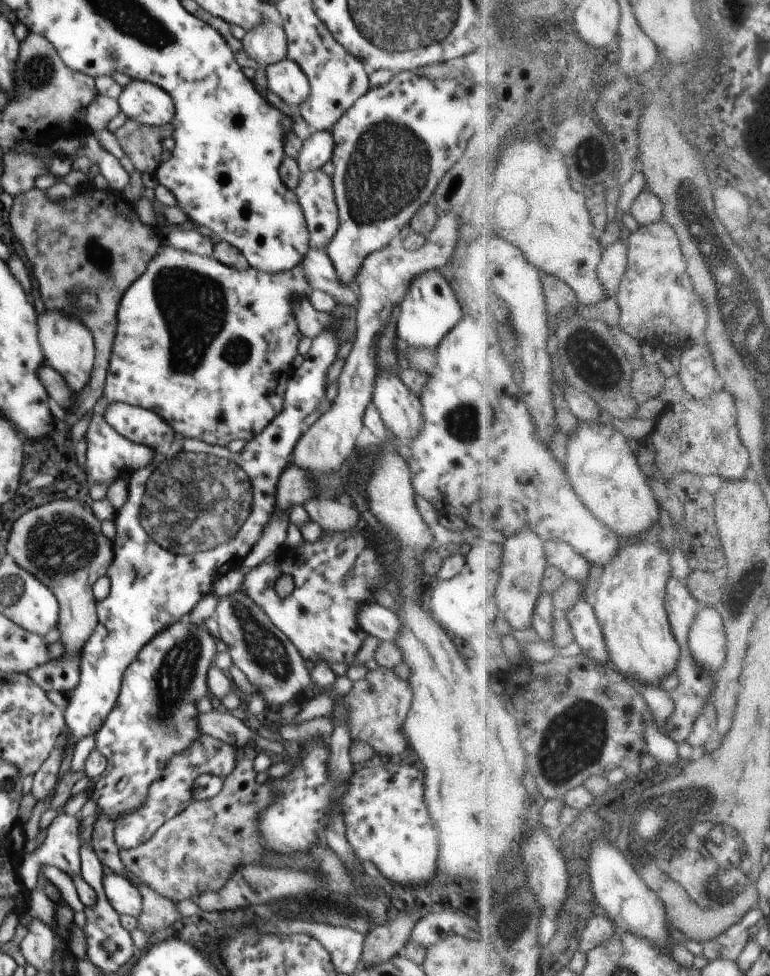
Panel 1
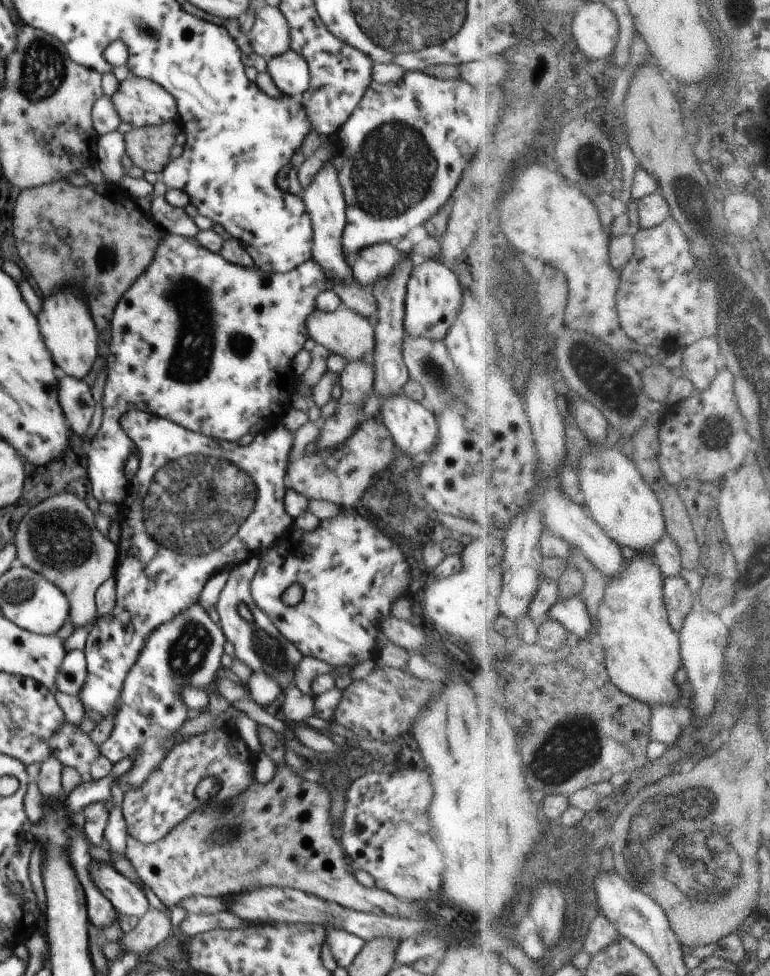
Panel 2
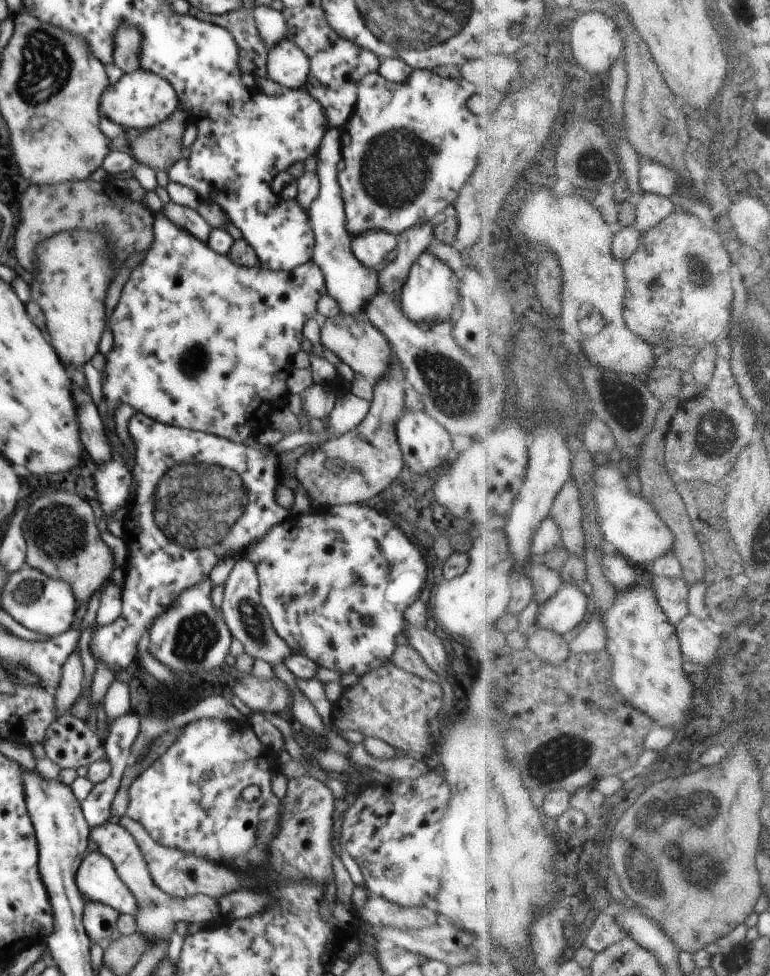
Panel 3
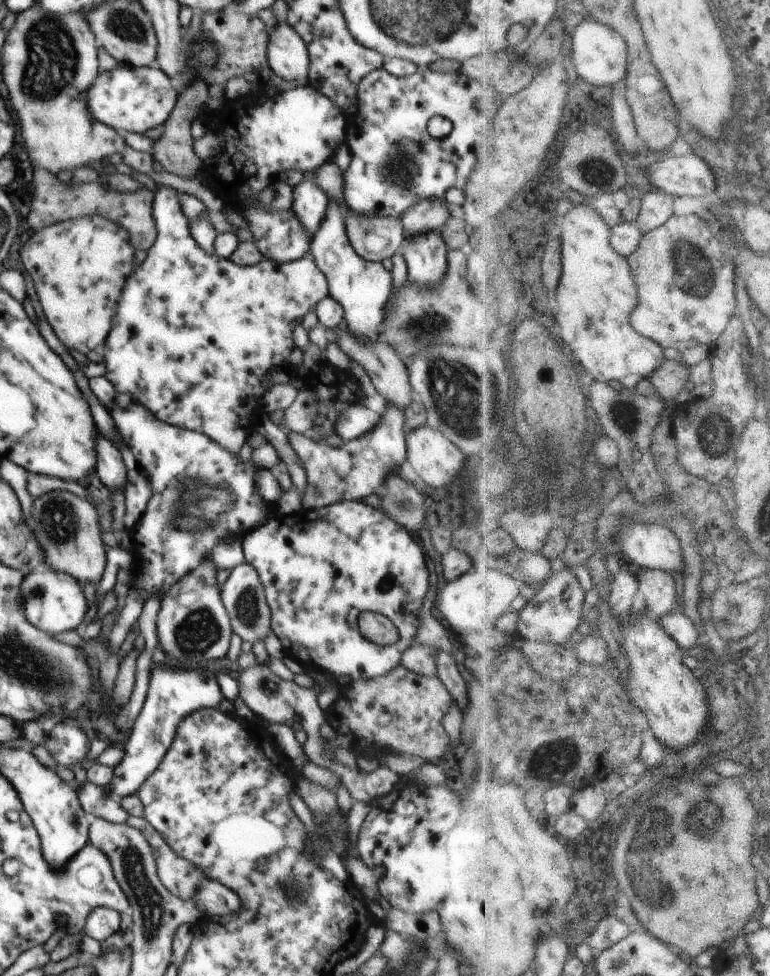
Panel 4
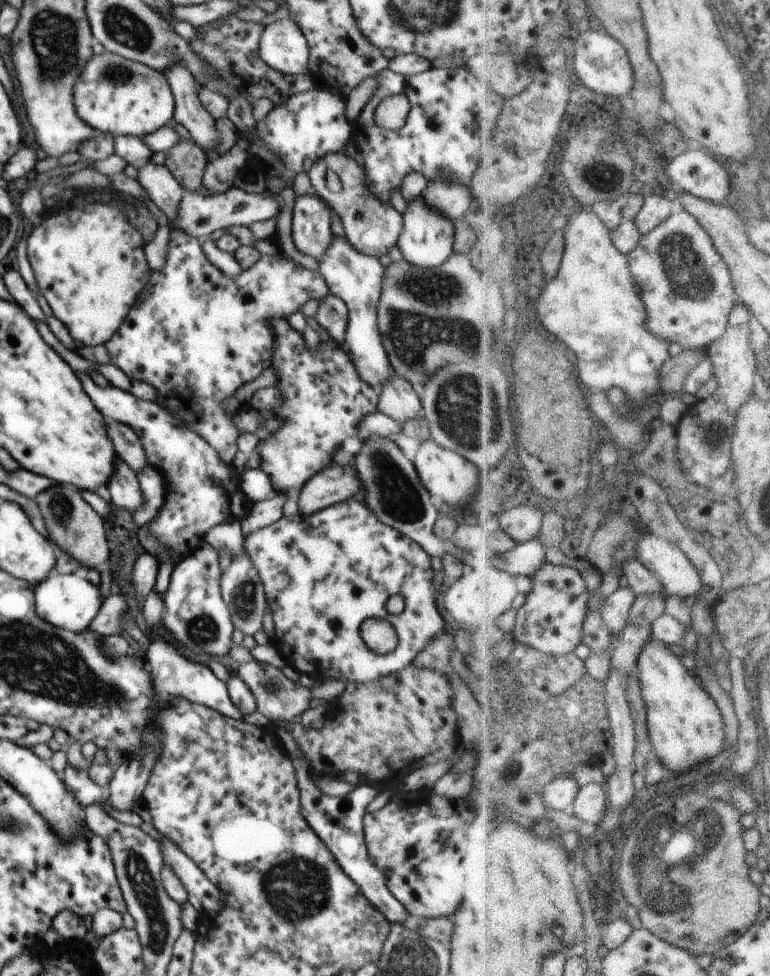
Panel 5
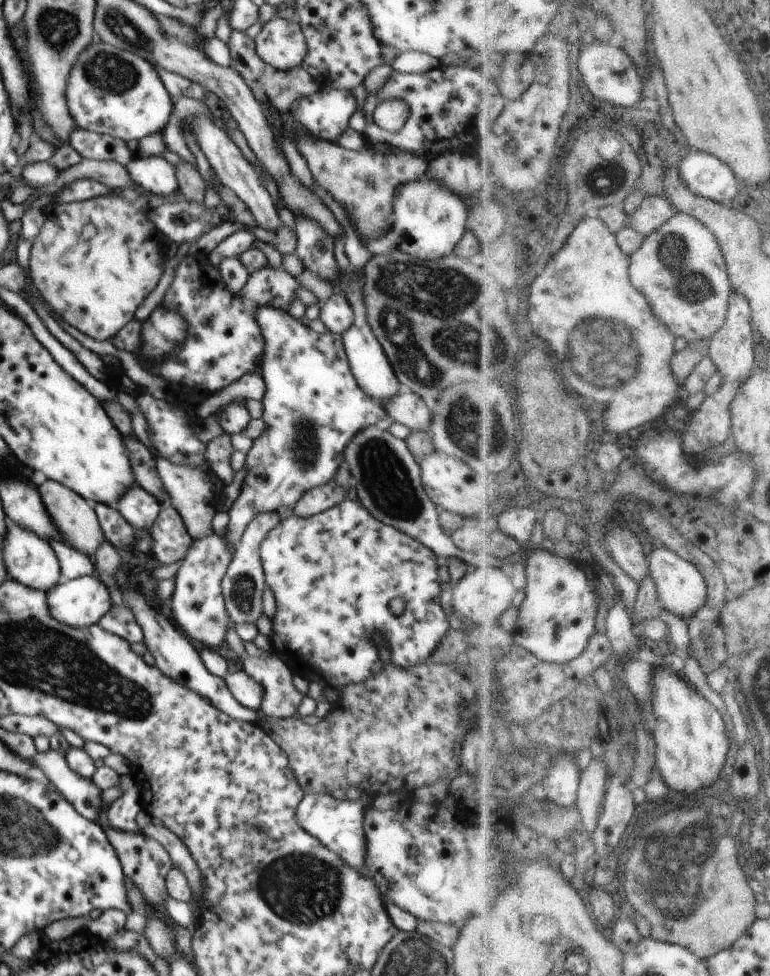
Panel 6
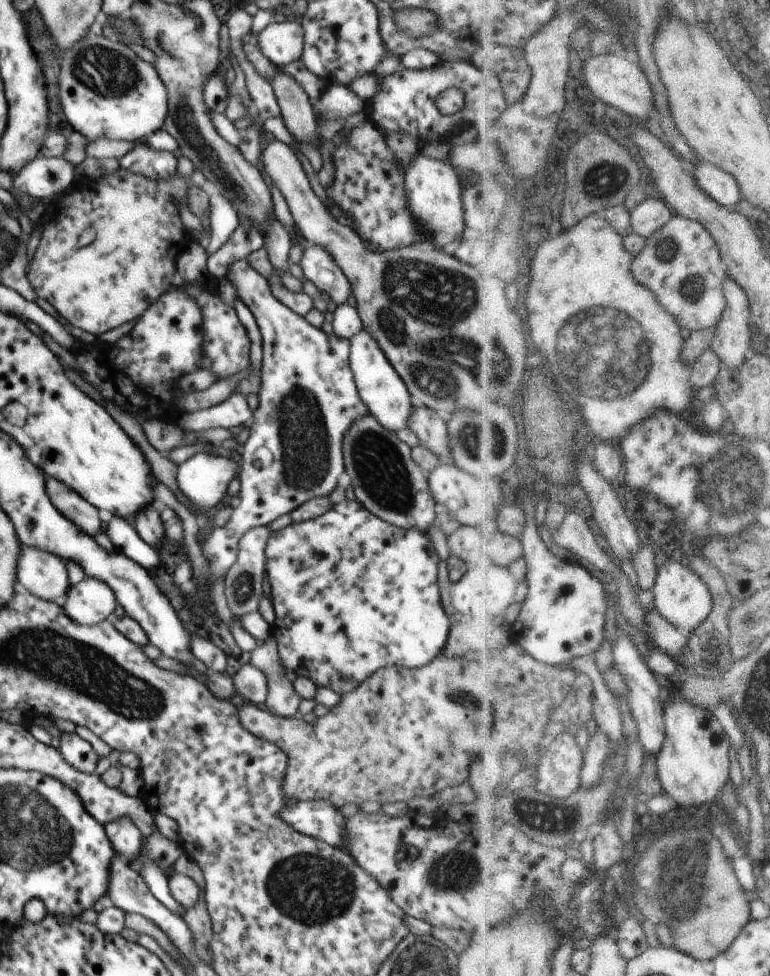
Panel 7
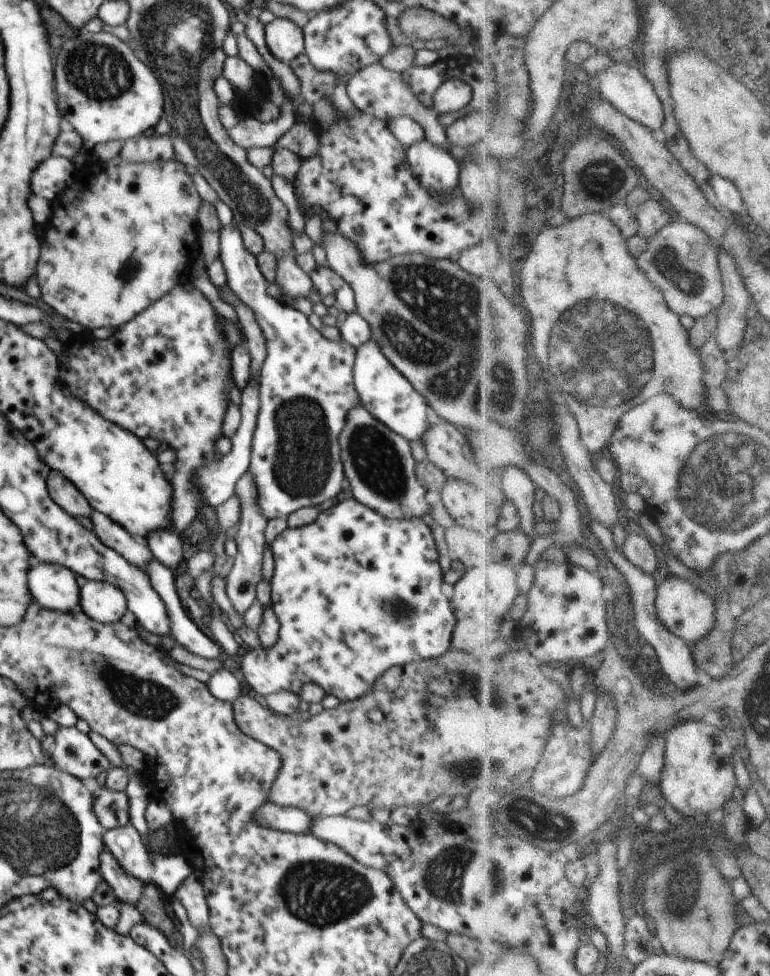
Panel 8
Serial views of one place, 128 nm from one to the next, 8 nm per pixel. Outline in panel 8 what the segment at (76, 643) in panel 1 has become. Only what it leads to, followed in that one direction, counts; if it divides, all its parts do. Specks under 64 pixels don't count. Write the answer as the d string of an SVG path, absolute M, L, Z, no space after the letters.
M51 471L47 477L47 488L52 501L69 516L87 524L94 509L71 481Z

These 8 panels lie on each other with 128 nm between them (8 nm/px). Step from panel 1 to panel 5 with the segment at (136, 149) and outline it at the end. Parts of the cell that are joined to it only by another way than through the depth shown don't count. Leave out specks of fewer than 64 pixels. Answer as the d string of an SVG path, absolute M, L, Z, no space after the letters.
M181 139L167 150L165 166L188 192L196 193L210 157L192 139Z

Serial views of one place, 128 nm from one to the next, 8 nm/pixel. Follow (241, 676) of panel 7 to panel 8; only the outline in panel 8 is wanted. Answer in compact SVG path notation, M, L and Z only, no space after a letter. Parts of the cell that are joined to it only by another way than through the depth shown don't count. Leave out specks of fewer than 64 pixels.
M355 499L338 502L334 507L322 512L316 521L301 528L284 530L272 543L274 555L274 577L271 580L271 610L279 623L279 638L275 646L260 650L245 648L243 650L242 674L245 684L250 686L257 695L268 697L270 694L286 690L298 695L301 687L307 683L315 683L327 694L336 696L341 702L356 701L367 694L375 681L391 667L405 666L422 660L436 659L450 650L455 615L449 604L450 595L444 585L444 570L439 566L438 550L431 532L420 518L405 520L386 519L369 507L362 505Z

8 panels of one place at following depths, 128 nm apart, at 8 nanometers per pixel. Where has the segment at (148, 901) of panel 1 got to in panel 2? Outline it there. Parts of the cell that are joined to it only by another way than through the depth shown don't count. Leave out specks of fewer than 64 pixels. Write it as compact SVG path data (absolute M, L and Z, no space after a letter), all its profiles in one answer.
M149 908L148 912L141 916L136 928L124 934L120 940L122 954L133 952L144 959L151 950L166 943L172 936L172 925L170 925L170 911Z

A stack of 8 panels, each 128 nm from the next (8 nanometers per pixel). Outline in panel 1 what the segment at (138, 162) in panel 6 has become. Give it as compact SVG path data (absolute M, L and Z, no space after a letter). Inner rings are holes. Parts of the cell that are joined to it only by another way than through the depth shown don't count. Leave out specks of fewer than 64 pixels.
M161 246L144 274L126 289L119 300L116 334L103 388L104 398L110 404L121 402L151 410L168 422L172 430L176 430L176 434L180 434L181 437L196 438L210 445L226 446L232 440L248 442L256 438L281 413L286 385L294 371L292 360L298 354L298 344L302 334L298 330L298 324L292 312L292 302L308 296L312 291L312 286L308 284L301 265L272 274L259 271L254 267L239 271L222 264L213 256L205 257L184 250L176 250L172 246ZM98 402L94 405L94 414L90 420L90 426L83 438L86 438L86 464L84 466L89 485L94 483L106 483L120 479L124 468L132 467L132 472L148 466L154 460L155 449L153 446L144 445L136 438L128 439L120 435L110 425L106 424L103 415L98 415Z

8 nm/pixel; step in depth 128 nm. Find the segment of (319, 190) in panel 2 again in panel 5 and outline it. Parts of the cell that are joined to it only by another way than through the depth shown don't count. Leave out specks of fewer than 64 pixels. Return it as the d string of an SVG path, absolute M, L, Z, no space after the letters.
M338 236L332 239L332 244L329 244L328 250L322 254L318 261L320 274L322 274L324 282L328 285L329 292L341 298L349 310L344 344L348 348L348 354L356 367L356 372L364 382L367 382L371 387L379 389L381 384L388 382L395 375L395 372L388 363L389 358L384 350L377 321L378 302L380 302L384 279L384 267L376 257L358 252L346 238L338 238Z

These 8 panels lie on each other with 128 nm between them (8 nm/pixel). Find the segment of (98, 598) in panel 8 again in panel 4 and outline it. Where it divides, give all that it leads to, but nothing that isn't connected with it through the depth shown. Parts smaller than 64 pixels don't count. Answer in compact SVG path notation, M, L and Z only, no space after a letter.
M40 564L35 571L25 573L20 584L20 594L24 600L24 618L48 634L74 631L88 612L82 584L69 574L58 572L50 564Z

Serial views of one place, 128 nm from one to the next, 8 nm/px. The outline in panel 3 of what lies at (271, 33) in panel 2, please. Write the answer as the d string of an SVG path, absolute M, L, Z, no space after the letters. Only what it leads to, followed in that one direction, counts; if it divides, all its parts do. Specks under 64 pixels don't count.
M255 5L253 11L256 28L260 32L260 38L264 40L267 51L287 38L286 19L280 11L271 6L262 5Z

